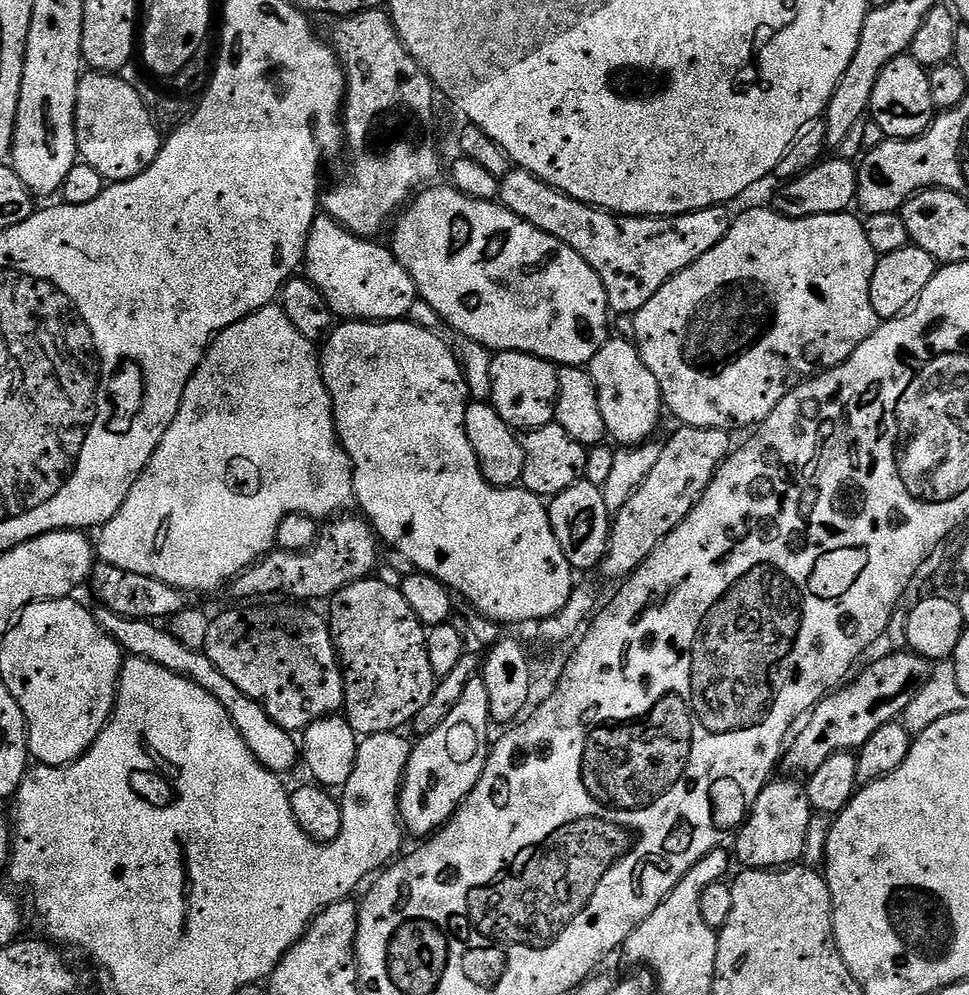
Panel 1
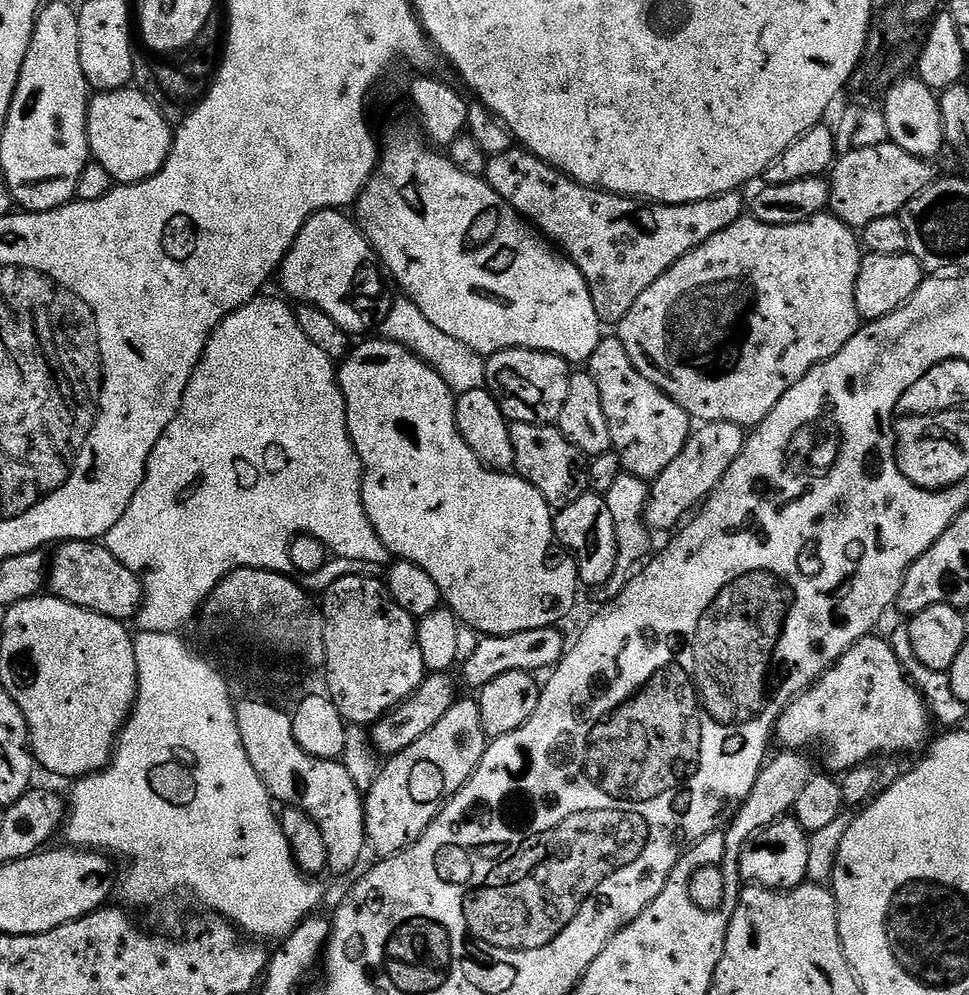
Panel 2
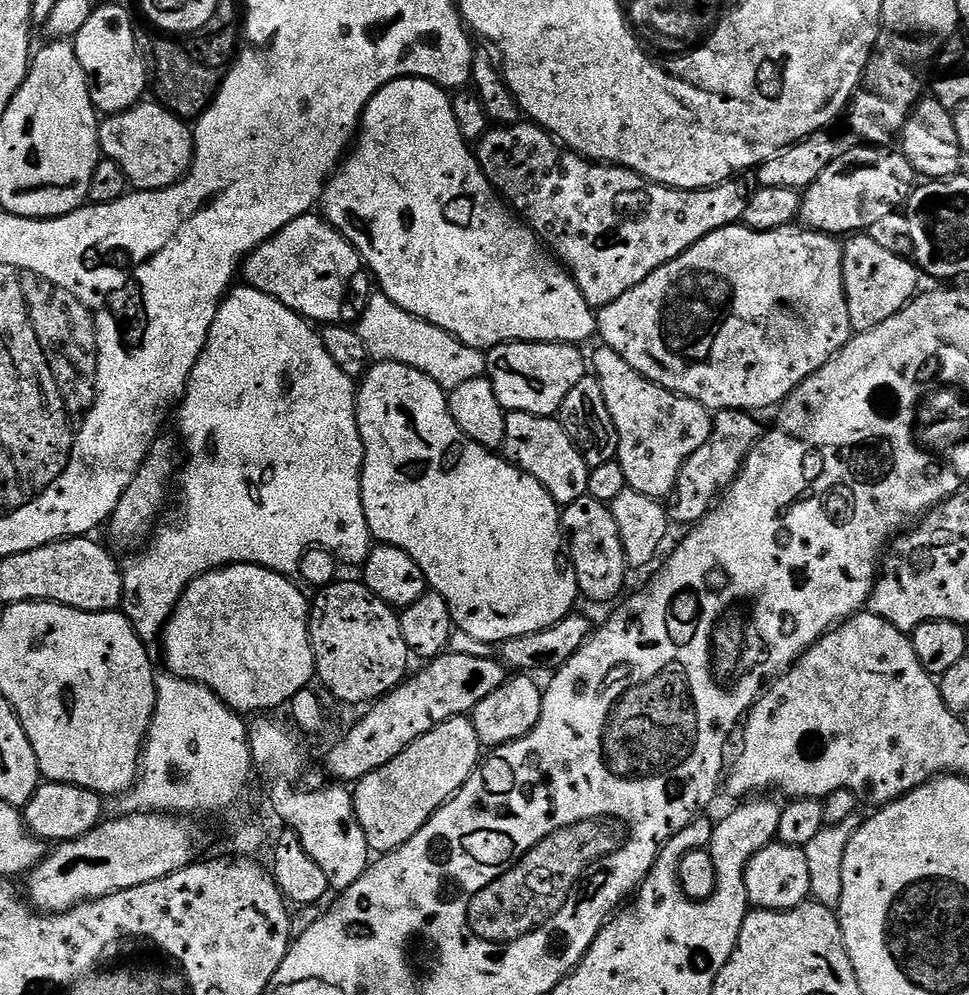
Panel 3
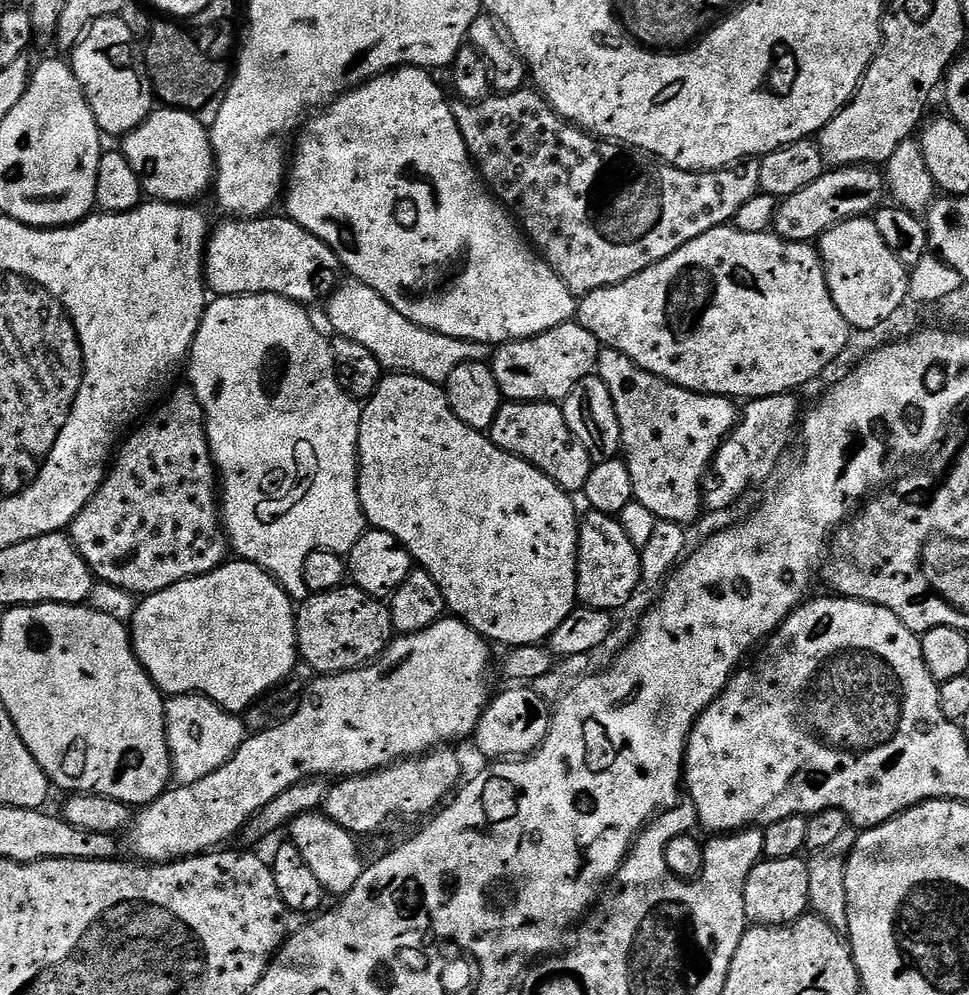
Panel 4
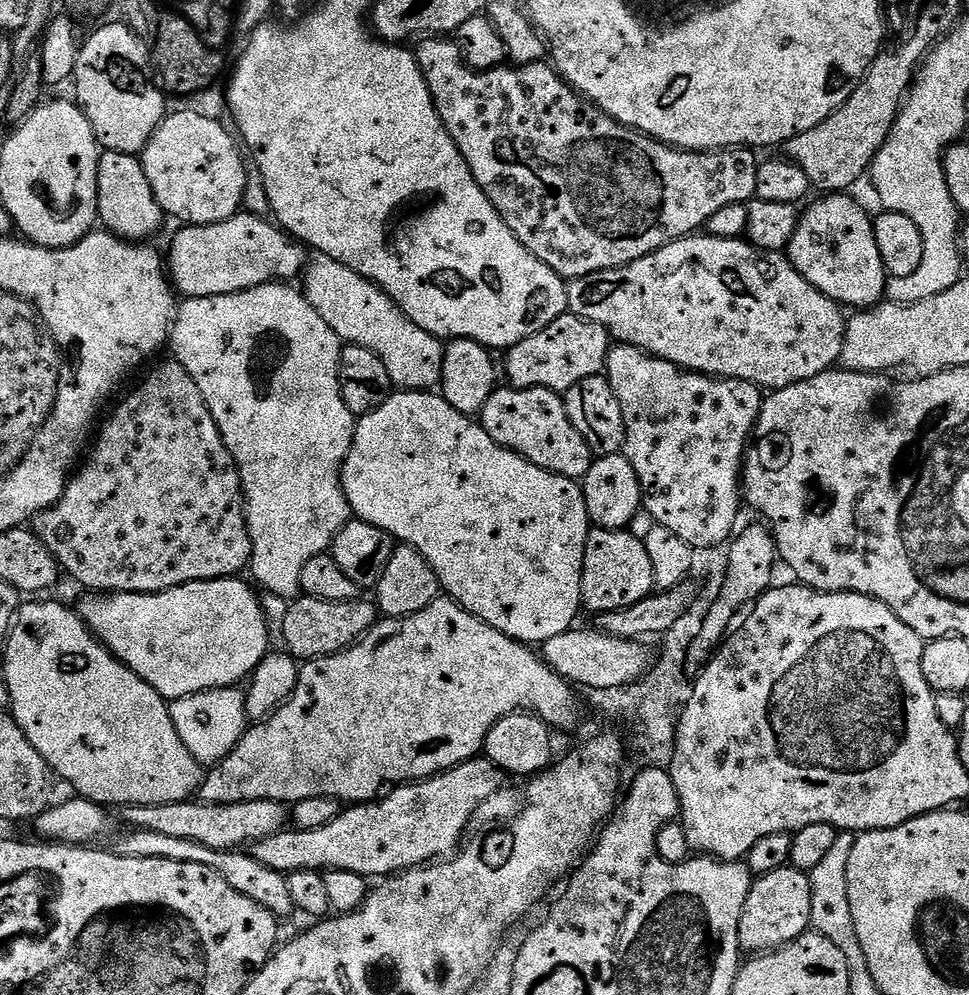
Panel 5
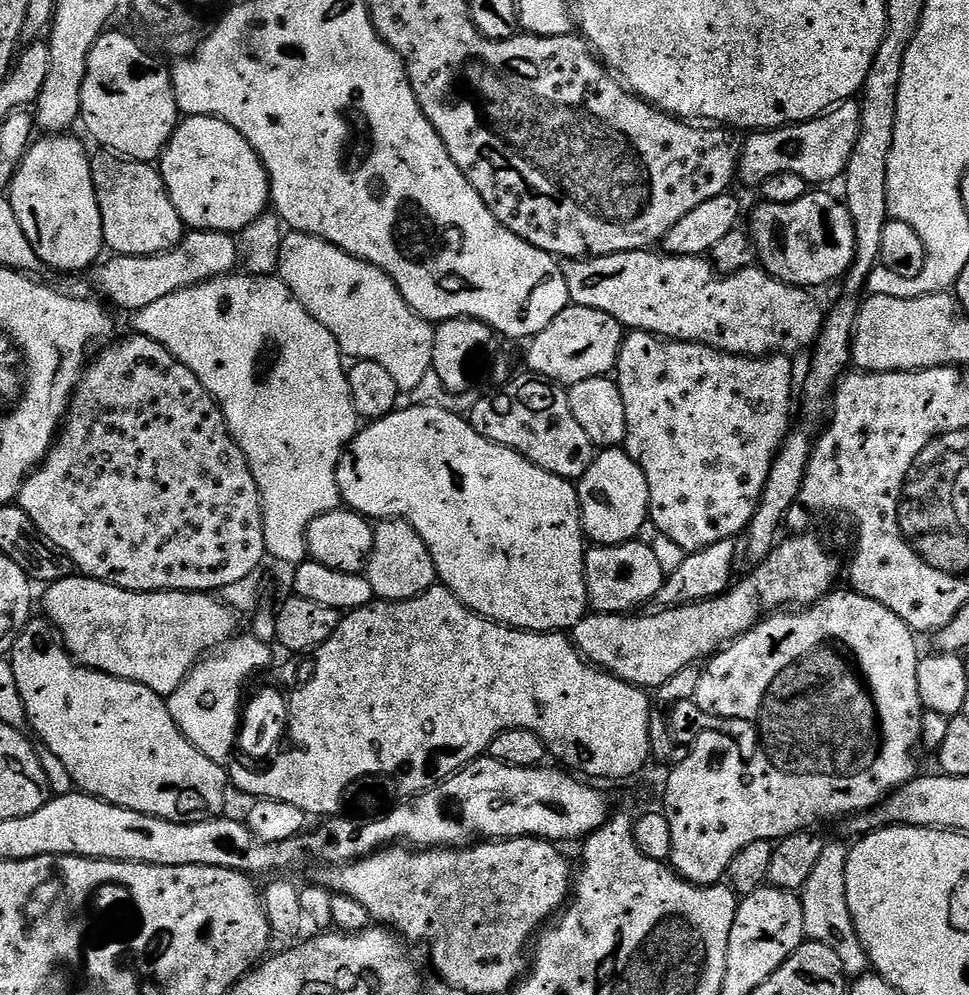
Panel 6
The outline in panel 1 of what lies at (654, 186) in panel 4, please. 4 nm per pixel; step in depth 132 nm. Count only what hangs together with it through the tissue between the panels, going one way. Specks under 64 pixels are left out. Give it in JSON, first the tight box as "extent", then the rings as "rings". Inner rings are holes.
{"extent":[498,167,734,314],"rings":[[[517,167],[500,177],[498,200],[518,218],[530,222],[530,226],[538,226],[538,230],[558,238],[558,242],[566,242],[574,254],[586,258],[590,270],[602,278],[609,309],[616,314],[642,310],[670,277],[698,262],[706,250],[714,250],[726,238],[734,219],[724,206],[681,216],[617,216],[615,212],[572,200],[525,168]]]}

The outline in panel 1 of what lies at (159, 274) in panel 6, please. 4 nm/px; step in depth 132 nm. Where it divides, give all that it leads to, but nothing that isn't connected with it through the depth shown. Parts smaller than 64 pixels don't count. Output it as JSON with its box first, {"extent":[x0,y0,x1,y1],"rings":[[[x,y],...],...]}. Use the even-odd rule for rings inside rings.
{"extent":[302,214,418,322],"rings":[[[327,214],[317,215],[306,242],[302,272],[306,279],[320,291],[322,298],[326,298],[333,317],[344,322],[349,320],[383,322],[385,320],[403,320],[411,313],[414,302],[418,299],[414,278],[410,278],[410,274],[406,274],[402,262],[398,262],[391,247],[384,245],[383,248],[382,245],[376,243],[380,242],[372,238],[356,236]]]}

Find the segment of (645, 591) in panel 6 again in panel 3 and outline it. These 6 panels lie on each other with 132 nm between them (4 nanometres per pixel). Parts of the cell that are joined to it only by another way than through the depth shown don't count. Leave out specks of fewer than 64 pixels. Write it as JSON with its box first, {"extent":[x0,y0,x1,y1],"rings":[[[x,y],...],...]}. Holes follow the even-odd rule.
{"extent":[560,496,629,604],"rings":[[[583,496],[578,498],[578,502],[563,509],[560,526],[566,541],[567,559],[568,556],[572,559],[571,571],[576,573],[579,595],[596,604],[608,604],[616,599],[619,601],[620,592],[625,591],[625,576],[629,567],[624,558],[622,538],[618,534],[611,507],[593,496]]]}

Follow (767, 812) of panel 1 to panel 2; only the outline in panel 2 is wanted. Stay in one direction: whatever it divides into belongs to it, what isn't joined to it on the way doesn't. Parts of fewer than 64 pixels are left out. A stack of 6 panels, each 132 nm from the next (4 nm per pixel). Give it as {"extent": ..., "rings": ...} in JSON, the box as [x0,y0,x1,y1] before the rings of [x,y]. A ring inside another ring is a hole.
{"extent":[740,818,810,892],"rings":[[[781,818],[761,828],[740,851],[740,879],[758,888],[771,888],[773,892],[788,892],[808,880],[810,850],[809,833],[795,818]]]}

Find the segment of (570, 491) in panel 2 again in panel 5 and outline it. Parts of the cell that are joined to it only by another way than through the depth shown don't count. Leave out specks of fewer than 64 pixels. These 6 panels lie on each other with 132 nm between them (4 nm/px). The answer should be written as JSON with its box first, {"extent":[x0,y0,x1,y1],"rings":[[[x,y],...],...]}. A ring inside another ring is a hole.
{"extent":[478,386,594,481],"rings":[[[497,386],[478,413],[478,423],[498,442],[534,466],[571,480],[583,481],[594,459],[588,443],[578,434],[564,405],[564,397],[548,388]]]}

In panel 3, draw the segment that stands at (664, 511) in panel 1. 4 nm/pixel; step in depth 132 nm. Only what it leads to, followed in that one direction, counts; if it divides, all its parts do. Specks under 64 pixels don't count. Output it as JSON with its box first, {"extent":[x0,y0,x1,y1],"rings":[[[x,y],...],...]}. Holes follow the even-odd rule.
{"extent":[670,410,762,526],"rings":[[[722,410],[712,418],[712,433],[699,450],[694,450],[678,474],[676,491],[670,497],[670,516],[683,526],[699,522],[717,503],[718,497],[736,480],[740,466],[751,454],[752,447],[762,435],[762,428],[756,425],[757,417],[740,410]]]}

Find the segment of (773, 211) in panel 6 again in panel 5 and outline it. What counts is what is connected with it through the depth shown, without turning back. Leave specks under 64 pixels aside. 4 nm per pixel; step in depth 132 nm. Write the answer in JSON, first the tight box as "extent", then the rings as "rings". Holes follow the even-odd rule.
{"extent":[786,194,890,310],"rings":[[[828,194],[823,198],[816,198],[812,205],[800,213],[800,225],[788,242],[786,255],[788,261],[822,294],[829,296],[841,306],[849,304],[852,310],[865,310],[878,305],[885,299],[888,281],[890,279],[884,271],[882,254],[878,254],[878,242],[874,242],[873,217],[864,213],[864,208],[856,200],[851,200],[848,194]]]}

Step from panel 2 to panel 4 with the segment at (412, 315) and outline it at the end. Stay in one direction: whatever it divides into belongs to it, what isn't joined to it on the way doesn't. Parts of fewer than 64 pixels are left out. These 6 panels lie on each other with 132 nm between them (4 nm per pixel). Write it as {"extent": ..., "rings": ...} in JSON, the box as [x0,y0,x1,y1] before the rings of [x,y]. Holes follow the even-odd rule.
{"extent":[327,279,493,385],"rings":[[[349,279],[341,283],[331,296],[327,297],[328,320],[337,333],[337,337],[358,342],[366,346],[374,358],[378,358],[381,369],[392,374],[417,376],[431,384],[447,385],[450,374],[471,360],[491,361],[493,349],[486,344],[475,344],[473,340],[459,340],[431,332],[428,328],[419,328],[410,318],[402,318],[370,286],[359,280]]]}

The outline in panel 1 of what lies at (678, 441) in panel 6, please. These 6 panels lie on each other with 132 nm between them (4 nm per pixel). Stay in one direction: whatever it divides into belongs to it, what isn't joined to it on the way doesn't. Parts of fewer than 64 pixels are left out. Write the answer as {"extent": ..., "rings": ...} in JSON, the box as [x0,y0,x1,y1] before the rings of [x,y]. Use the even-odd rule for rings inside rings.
{"extent":[586,338,665,448],"rings":[[[609,338],[586,367],[594,378],[594,390],[598,390],[598,406],[602,409],[608,436],[616,439],[617,445],[635,448],[655,437],[652,435],[660,424],[660,412],[665,411],[664,396],[660,393],[658,378],[654,378],[650,366],[642,362],[635,343],[628,338],[620,339],[624,340]]]}

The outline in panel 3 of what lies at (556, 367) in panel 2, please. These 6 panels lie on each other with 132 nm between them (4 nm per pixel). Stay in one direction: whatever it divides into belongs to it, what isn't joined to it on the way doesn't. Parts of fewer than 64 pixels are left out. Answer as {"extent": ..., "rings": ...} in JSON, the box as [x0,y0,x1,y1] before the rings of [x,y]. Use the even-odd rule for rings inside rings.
{"extent":[486,342,586,417],"rings":[[[517,342],[499,344],[497,348],[487,349],[488,370],[486,378],[494,386],[494,394],[498,394],[498,402],[505,413],[525,412],[535,416],[555,417],[559,413],[562,402],[566,402],[566,394],[578,386],[578,382],[586,374],[586,356],[575,344],[538,344],[535,342]]]}

